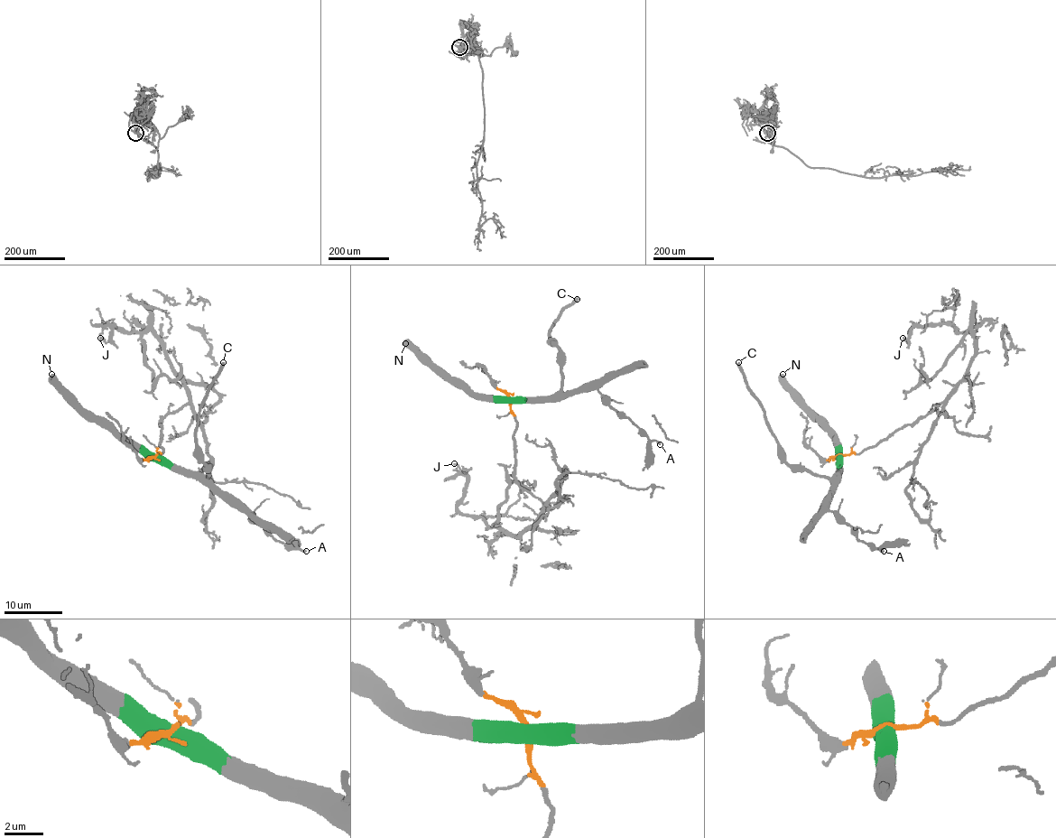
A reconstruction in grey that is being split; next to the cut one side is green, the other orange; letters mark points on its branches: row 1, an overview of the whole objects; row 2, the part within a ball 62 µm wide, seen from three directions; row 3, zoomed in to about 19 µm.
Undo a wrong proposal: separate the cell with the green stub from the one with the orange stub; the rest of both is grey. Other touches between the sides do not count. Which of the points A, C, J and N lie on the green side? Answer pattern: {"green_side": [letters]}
{"green_side": ["A", "C", "N"]}

